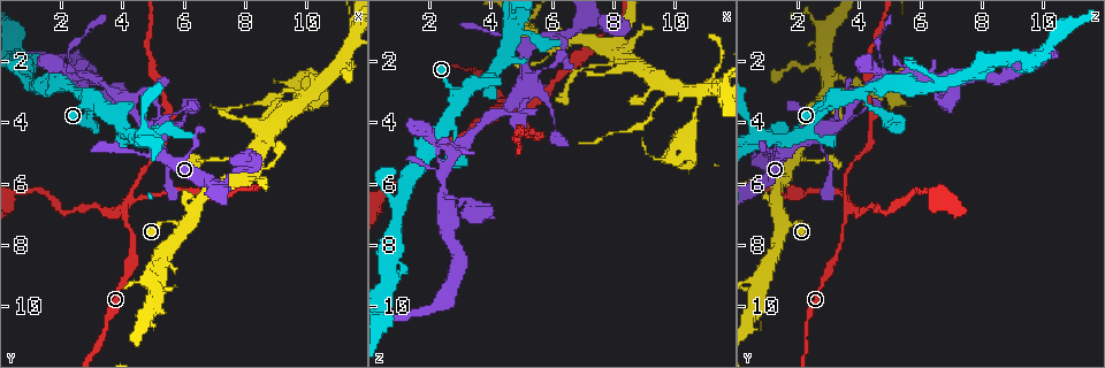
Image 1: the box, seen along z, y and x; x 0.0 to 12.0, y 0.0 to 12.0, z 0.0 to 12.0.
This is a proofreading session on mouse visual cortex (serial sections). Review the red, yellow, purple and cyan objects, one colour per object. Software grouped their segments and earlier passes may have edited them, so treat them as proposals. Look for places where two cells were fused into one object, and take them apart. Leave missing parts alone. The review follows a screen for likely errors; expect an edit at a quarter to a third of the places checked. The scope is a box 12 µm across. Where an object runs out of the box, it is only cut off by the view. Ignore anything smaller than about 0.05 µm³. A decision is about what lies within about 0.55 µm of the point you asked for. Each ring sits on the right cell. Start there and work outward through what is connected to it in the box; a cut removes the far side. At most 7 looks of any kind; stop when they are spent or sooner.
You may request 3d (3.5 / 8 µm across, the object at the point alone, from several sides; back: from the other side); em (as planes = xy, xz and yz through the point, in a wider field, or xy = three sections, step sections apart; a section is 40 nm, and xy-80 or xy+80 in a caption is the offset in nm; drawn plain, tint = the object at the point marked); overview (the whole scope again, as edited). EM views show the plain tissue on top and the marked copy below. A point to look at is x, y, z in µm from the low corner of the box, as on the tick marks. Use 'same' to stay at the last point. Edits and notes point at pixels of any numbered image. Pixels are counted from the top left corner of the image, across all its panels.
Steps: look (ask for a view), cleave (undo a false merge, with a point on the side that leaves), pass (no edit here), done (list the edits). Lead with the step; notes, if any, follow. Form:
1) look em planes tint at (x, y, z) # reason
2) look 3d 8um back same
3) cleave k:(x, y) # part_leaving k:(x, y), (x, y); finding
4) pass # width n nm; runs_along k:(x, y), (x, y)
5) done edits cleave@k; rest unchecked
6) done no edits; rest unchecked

look 3d 3.5um at (4.7, 3.0, 3.8) # sharp bend

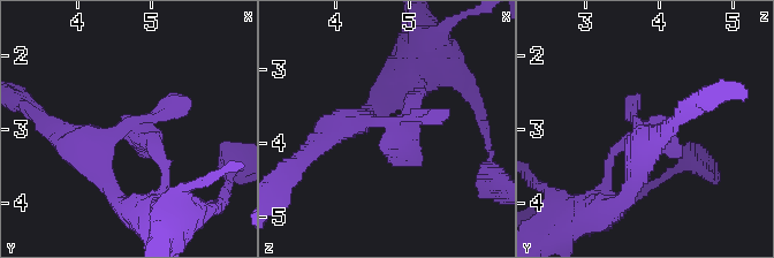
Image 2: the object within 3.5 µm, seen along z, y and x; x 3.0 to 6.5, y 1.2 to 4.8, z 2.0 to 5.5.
look em xy step 2 tint at (4.80, 2.95, 3.80)

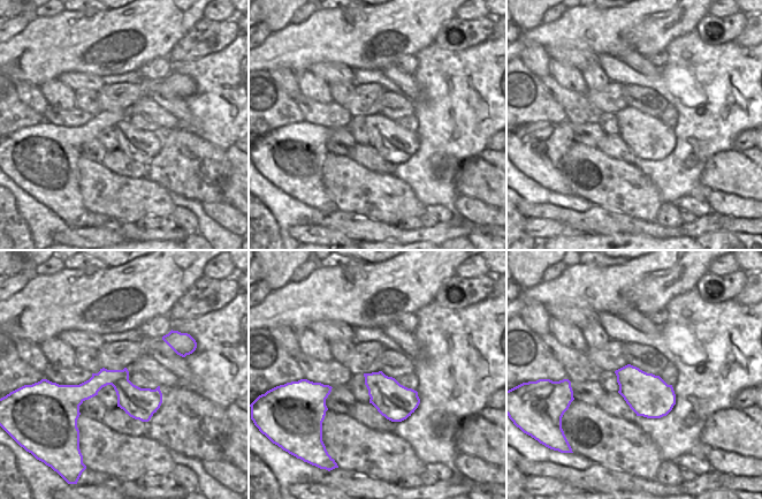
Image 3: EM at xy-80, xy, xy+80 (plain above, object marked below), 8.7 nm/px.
pass # runs_along 2:(361, 121), (400, 133), (417, 166); continuous, no second cell

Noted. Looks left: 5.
look 3d 8um at (2.8, 2.5, 4.9) # branch point

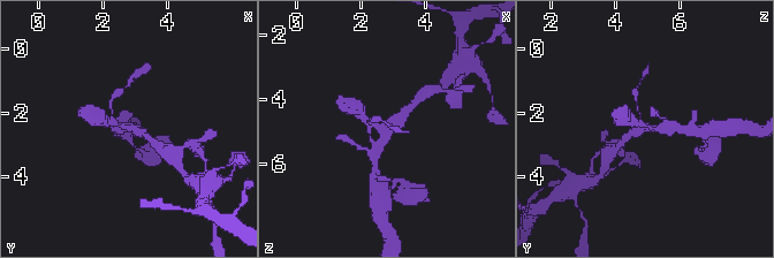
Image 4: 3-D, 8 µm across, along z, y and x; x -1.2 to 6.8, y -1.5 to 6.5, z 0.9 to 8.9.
look 3d 3.5um back at (2.9, 2.5, 4.9) # closer look

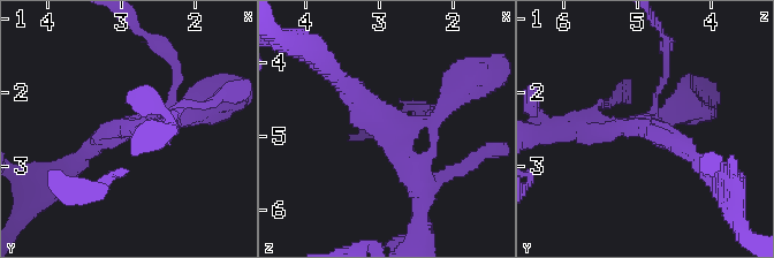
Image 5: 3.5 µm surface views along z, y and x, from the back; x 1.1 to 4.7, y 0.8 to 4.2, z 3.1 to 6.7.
look em xy step 2 tint at (2.85, 2.50, 4.95) # arms 3; arm_widths 200, 250, 300 nm

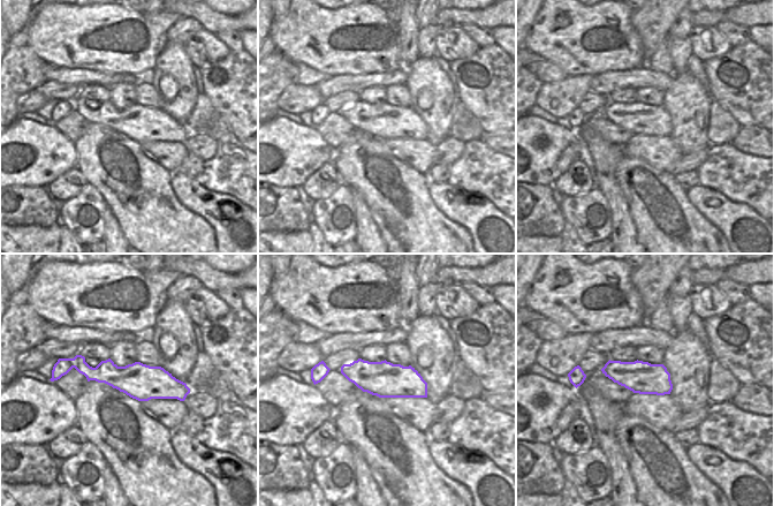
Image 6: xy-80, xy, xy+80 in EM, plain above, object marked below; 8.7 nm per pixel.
cleave 5:(177, 67) # a second cell is stuck on

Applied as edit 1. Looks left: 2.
look 3d 3.5um at (4.1, 6.8, 3.7) # sharp bend

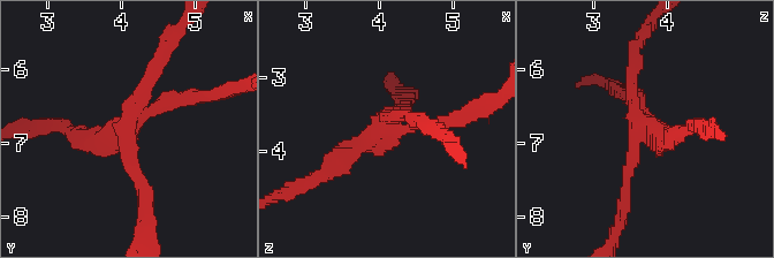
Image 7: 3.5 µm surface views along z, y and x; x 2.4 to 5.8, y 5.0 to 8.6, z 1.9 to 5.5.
look em xy step 3 tint at (4.00, 6.85, 3.60) # arms 4; arm_widths 150, 150, 150, 250 nm

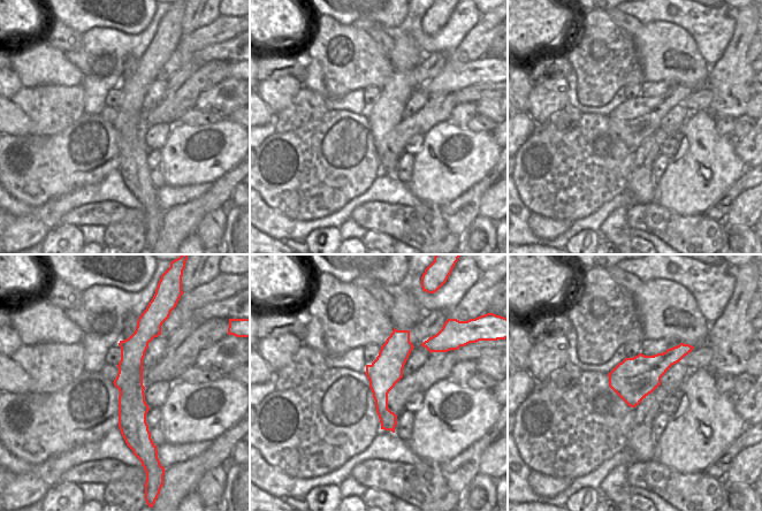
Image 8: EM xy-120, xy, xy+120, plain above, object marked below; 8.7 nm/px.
cleave 7:(78, 129) # part_leaving 7:(114, 135), (30, 131); two cells meet here

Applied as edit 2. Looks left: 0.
done edits cleave@5, cleave@7; rest unchecked

